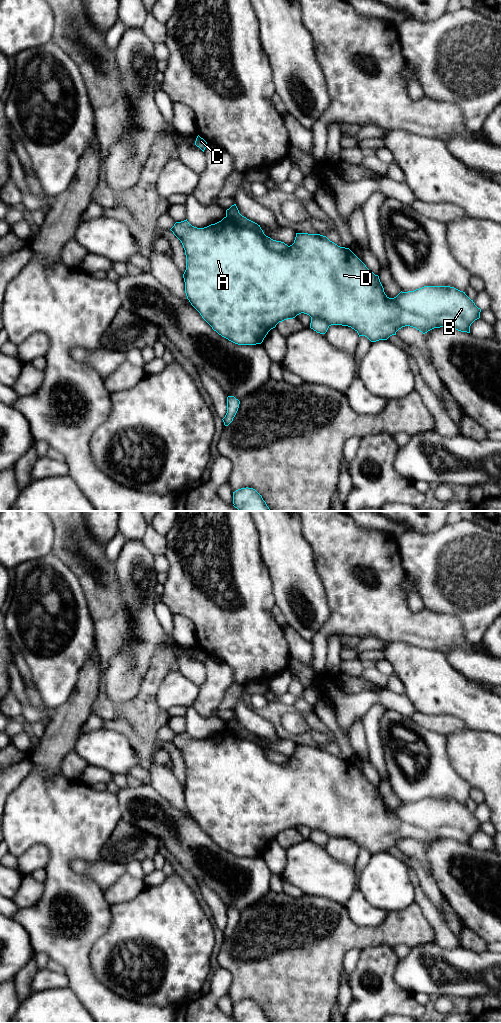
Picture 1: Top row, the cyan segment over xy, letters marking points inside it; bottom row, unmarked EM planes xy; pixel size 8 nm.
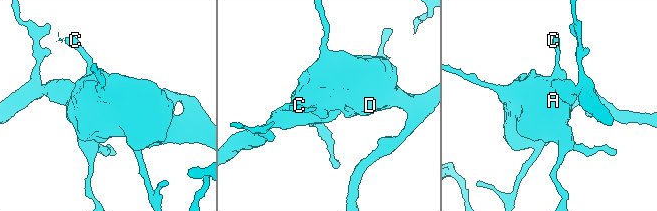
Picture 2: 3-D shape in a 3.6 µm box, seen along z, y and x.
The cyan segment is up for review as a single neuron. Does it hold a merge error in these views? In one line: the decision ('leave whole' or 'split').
split

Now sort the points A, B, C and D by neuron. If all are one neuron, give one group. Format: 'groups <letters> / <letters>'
groups A B D / C

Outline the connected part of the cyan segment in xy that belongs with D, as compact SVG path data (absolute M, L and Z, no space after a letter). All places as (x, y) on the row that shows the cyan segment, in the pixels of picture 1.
M227 216L221 221L204 228L194 227L186 219L181 222L176 222L170 230L181 241L185 250L186 270L183 274L183 278L187 299L214 331L238 345L261 344L268 332L275 328L279 322L293 319L301 313L307 314L311 318L321 318L325 320L329 326L342 325L351 327L358 333L359 337L365 336L371 342L387 340L390 336L396 335L396 332L405 326L416 328L423 334L440 327L451 327L461 332L470 333L471 324L480 318L481 309L475 305L473 300L471 300L465 292L450 286L424 286L414 291L401 291L396 297L389 298L384 292L379 276L370 271L349 248L340 247L330 241L326 236L320 234L296 233L294 243L289 246L287 252L281 253L270 249L261 234L240 225L234 219Z

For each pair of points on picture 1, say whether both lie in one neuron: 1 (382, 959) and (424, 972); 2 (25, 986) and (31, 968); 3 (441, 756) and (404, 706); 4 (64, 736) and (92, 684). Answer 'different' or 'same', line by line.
1: different
2: same
3: different
4: same

